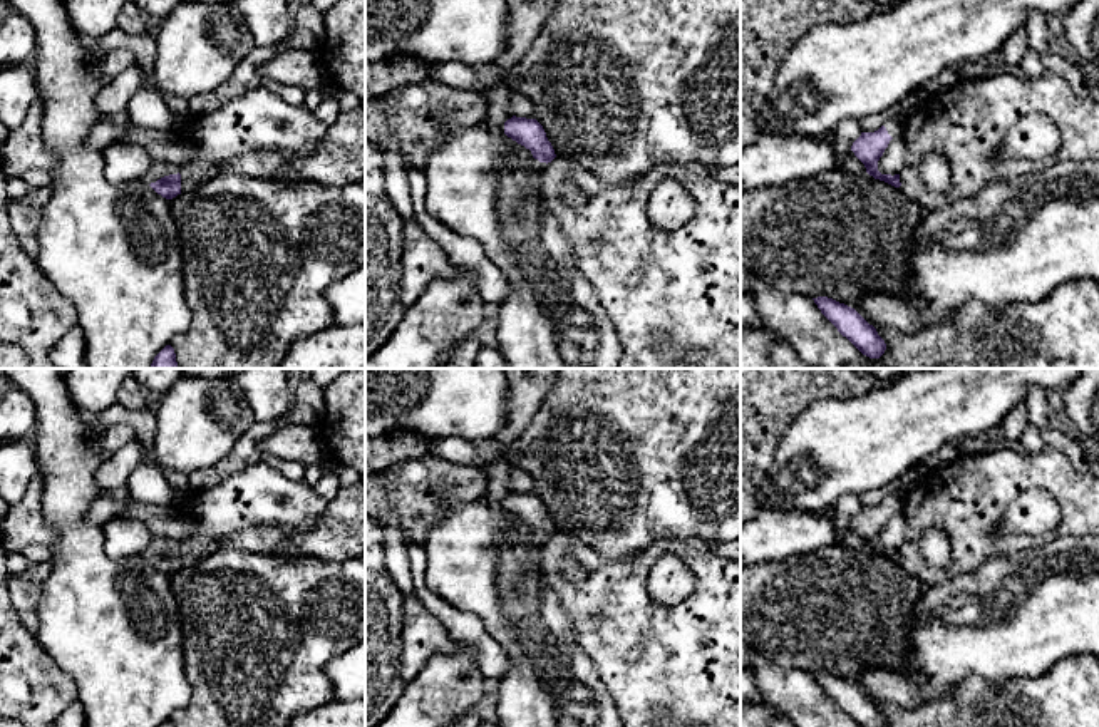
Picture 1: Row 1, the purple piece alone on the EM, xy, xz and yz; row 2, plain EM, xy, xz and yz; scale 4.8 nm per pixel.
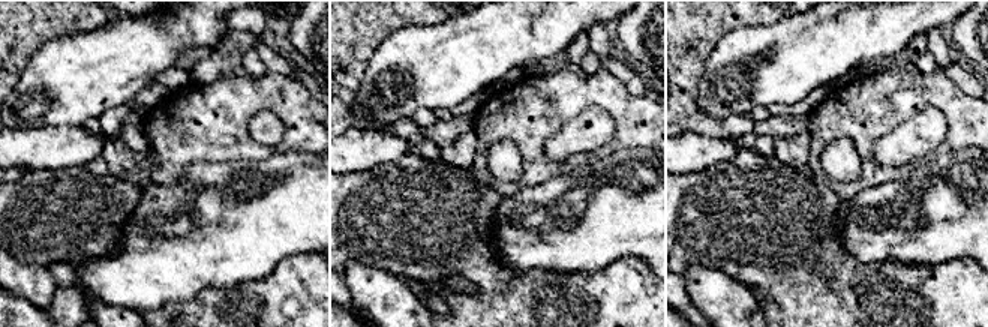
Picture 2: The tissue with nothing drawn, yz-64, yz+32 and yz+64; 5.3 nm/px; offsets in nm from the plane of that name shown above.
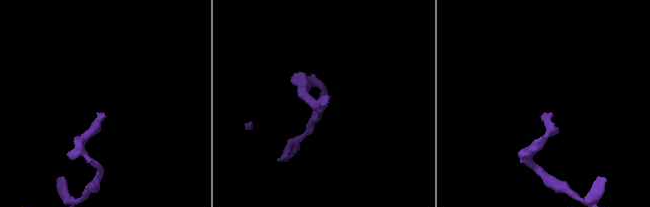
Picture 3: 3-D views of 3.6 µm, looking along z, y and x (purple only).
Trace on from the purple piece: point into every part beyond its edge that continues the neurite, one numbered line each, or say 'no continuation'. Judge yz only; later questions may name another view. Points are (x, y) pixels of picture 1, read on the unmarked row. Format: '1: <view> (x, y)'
1: yz (893, 501)

